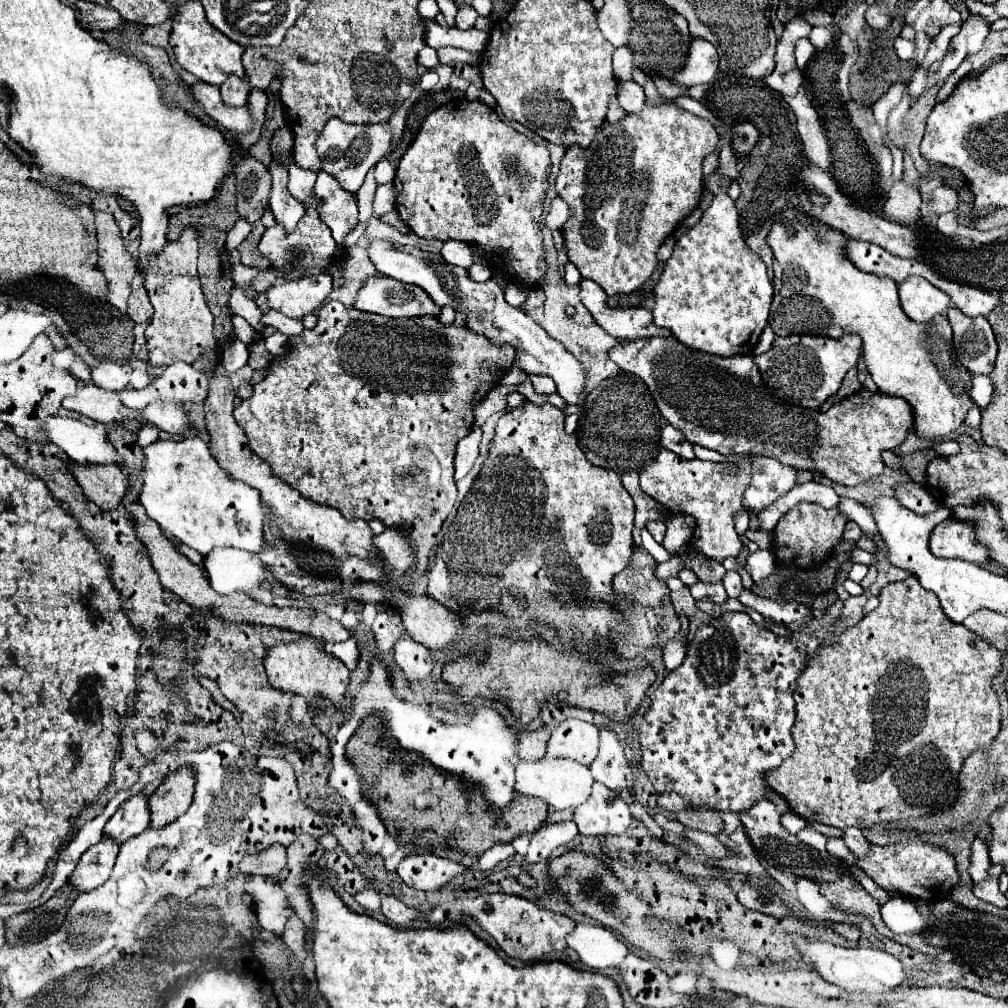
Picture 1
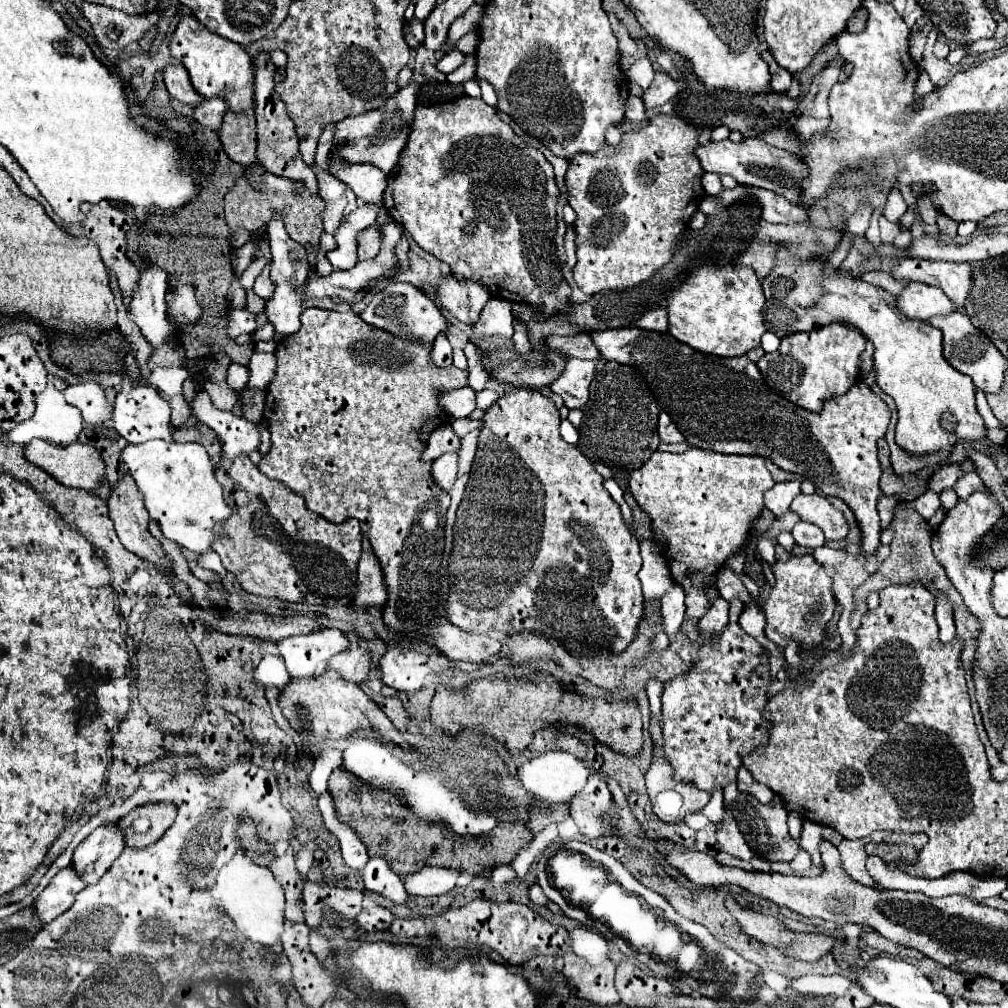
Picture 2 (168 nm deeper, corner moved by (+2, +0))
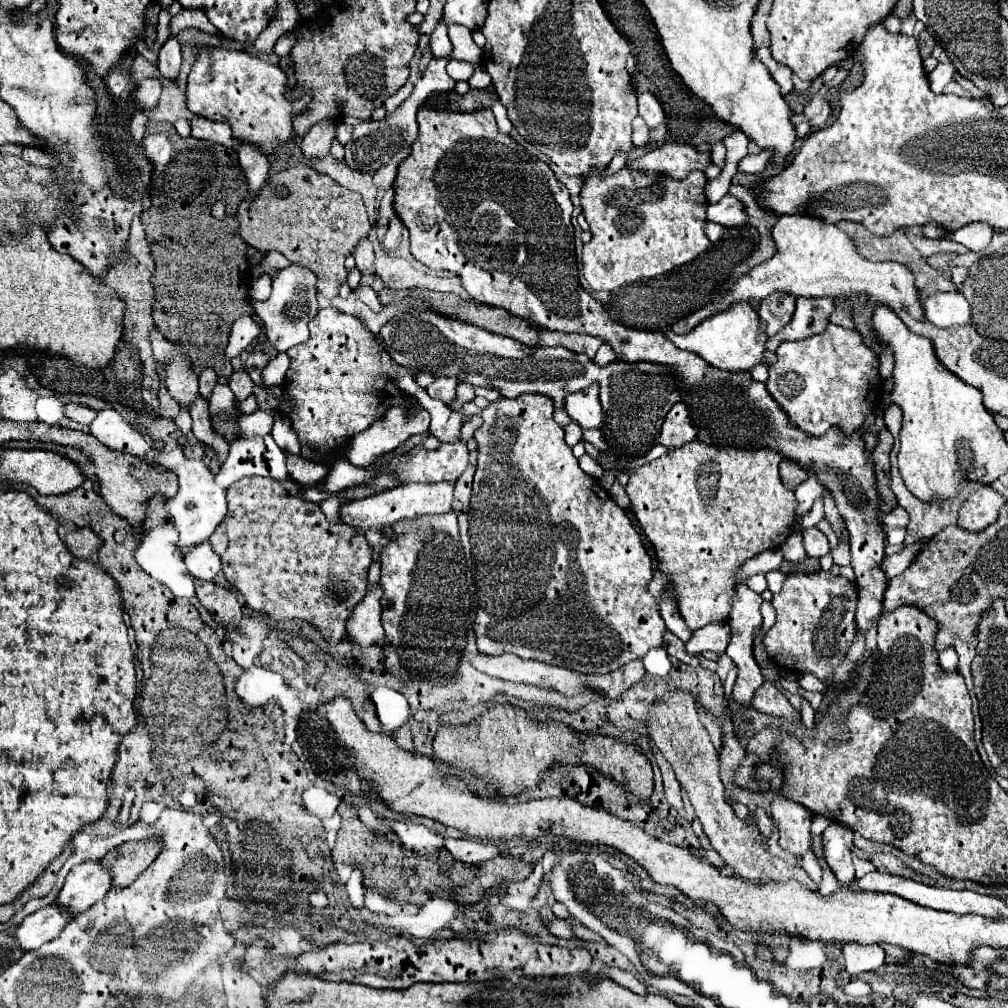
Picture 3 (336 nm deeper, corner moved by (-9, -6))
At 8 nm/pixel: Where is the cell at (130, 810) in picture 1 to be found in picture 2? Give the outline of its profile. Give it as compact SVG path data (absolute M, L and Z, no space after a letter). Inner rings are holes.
M118 822L102 824L76 848L72 864L86 884L96 884L124 848L126 838Z

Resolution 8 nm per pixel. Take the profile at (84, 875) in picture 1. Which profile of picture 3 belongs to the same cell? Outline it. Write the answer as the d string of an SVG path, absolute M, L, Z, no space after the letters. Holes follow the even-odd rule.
M49 904L33 914L29 914L15 930L15 940L21 950L37 950L43 944L51 942L59 936L59 932L69 924L71 916L67 910L57 908L55 904Z

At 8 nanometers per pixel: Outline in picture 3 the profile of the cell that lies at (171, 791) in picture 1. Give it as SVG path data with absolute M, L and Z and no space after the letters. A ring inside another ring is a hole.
M149 838L143 842L127 842L111 850L101 864L111 874L111 886L125 888L129 886L161 852L161 842Z

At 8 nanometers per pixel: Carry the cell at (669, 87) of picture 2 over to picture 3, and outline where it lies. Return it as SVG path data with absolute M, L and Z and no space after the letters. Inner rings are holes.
M651 92L639 94L637 102L639 102L639 116L647 122L649 128L657 128L661 122L665 122L663 108L661 108L659 100Z

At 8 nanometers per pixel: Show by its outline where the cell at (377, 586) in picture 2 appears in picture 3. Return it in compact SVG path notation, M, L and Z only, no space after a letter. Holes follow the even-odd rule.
M373 586L363 598L363 602L359 602L353 608L353 614L345 622L347 638L359 644L361 648L371 644L385 646L383 626L381 626L381 602L379 602L381 594L383 594L381 586Z

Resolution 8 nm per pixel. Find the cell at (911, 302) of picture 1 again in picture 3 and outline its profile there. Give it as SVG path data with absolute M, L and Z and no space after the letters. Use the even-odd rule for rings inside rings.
M937 292L923 300L925 316L939 328L967 324L971 306L959 292Z

